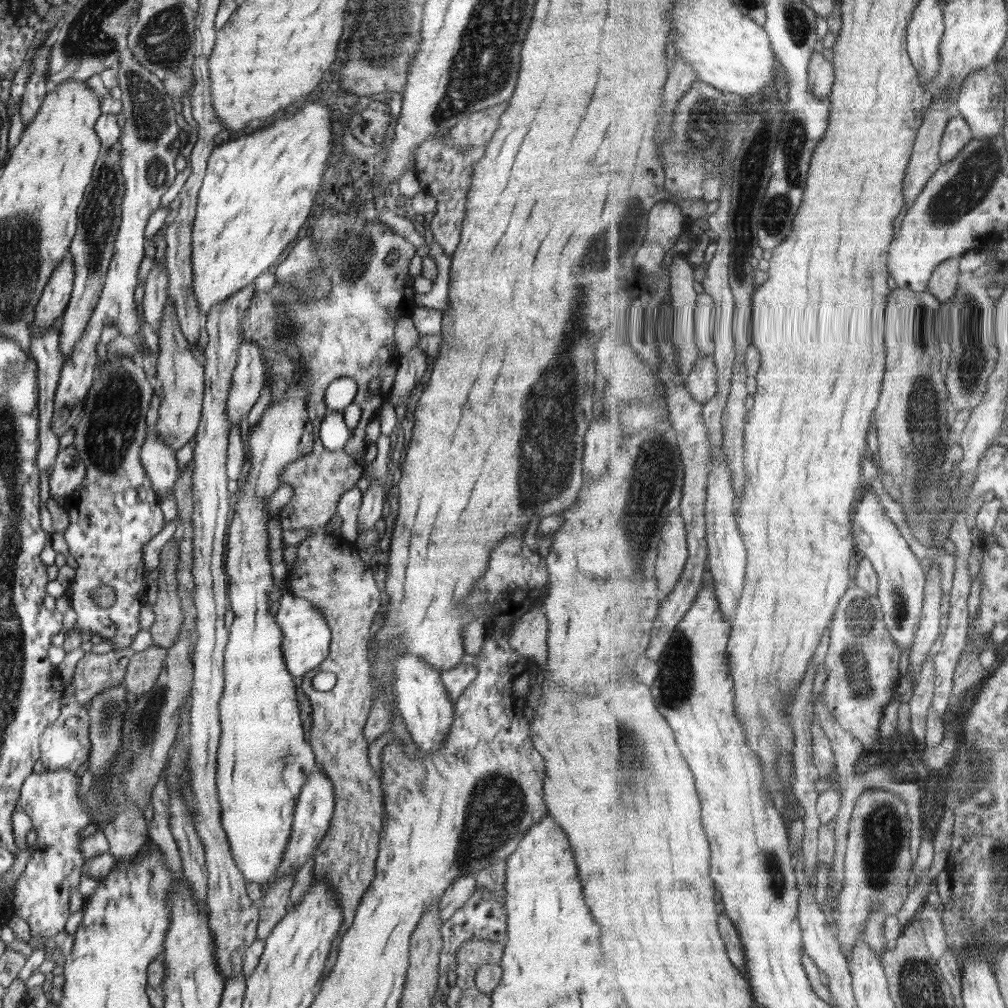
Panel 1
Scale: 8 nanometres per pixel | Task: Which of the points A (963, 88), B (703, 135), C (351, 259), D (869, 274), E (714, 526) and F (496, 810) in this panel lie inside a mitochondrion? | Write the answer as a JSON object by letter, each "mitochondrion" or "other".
{"A":"other","B":"mitochondrion","C":"mitochondrion","D":"mitochondrion","E":"other","F":"mitochondrion"}

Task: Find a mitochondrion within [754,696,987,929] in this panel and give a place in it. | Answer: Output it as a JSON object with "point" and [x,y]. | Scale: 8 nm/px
{"point":[883,832]}

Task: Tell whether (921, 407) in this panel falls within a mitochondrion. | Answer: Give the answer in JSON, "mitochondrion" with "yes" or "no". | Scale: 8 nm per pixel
{"mitochondrion":"yes"}

